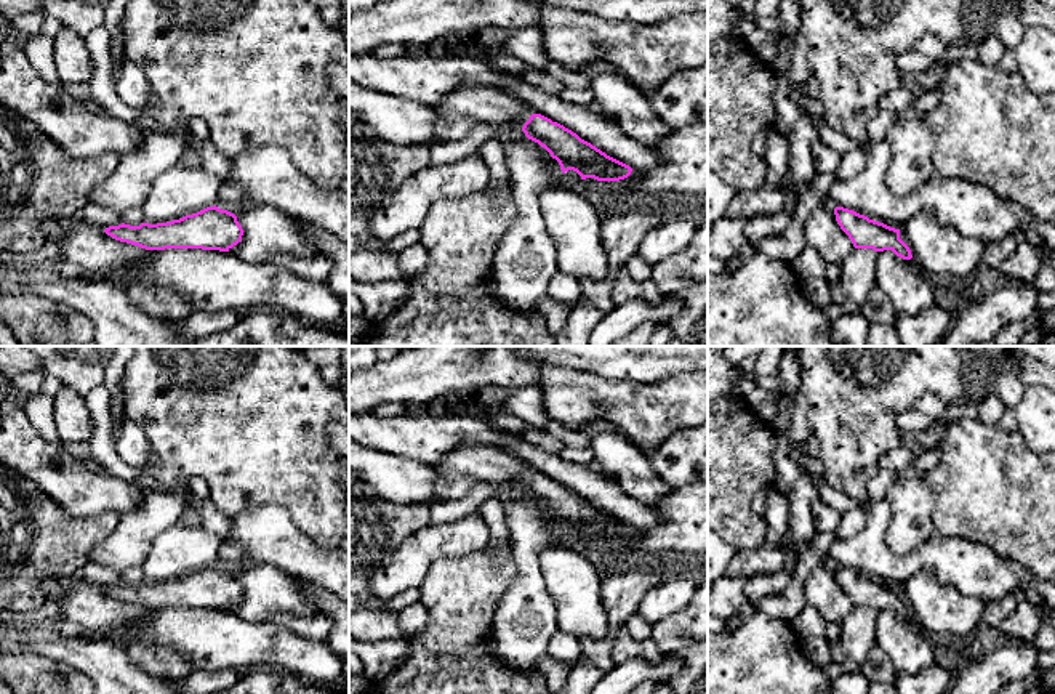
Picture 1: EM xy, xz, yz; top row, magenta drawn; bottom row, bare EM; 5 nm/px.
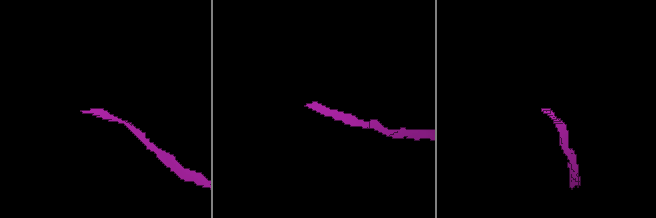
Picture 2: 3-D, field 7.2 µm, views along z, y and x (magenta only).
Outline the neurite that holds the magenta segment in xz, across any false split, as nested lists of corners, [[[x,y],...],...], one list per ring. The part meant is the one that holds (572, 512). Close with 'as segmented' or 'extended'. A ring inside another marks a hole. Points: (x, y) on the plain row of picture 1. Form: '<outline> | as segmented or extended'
[[[463,444],[447,454],[434,470],[439,500],[461,498],[479,481],[495,486],[520,481],[525,495],[544,506],[559,521],[562,532],[573,529],[581,539],[620,540],[632,531],[629,524],[607,514],[564,484],[535,473],[527,462],[498,447]]] | extended

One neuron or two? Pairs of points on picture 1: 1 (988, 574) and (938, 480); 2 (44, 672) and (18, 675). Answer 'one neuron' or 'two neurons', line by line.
1: two neurons
2: one neuron

